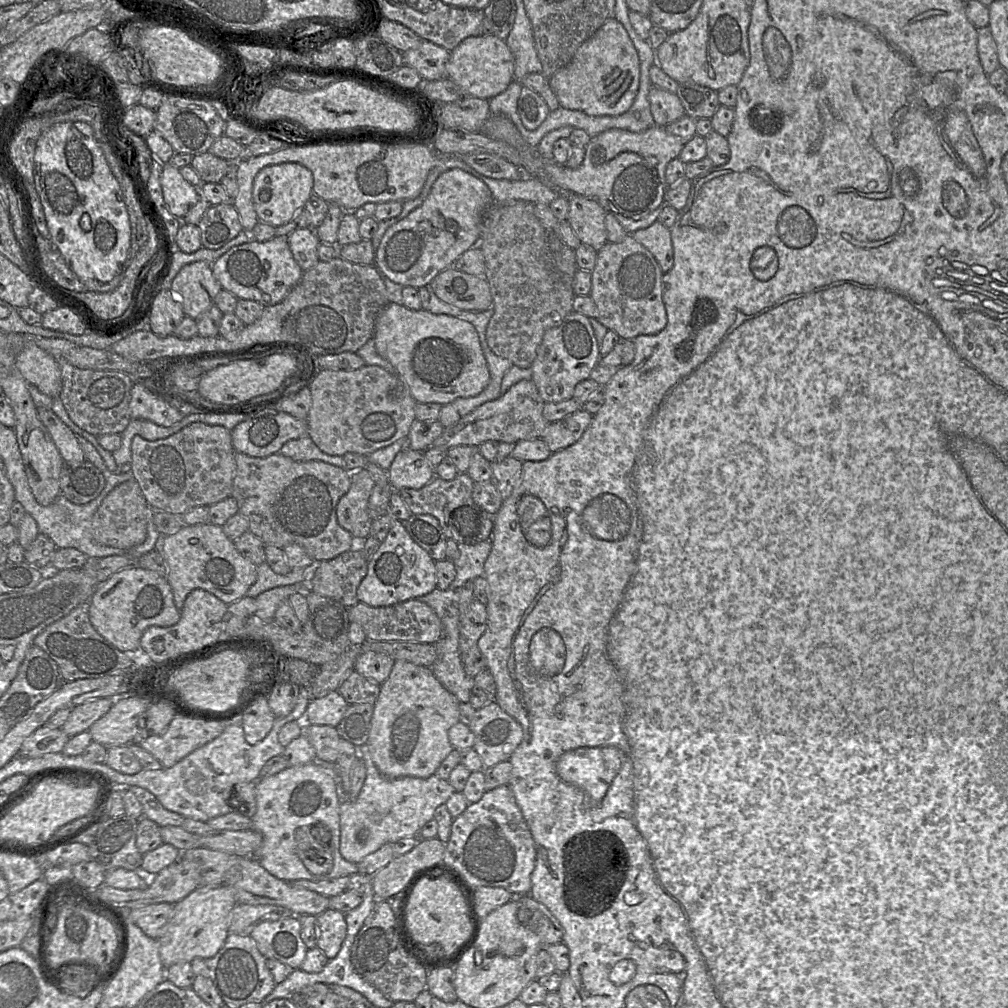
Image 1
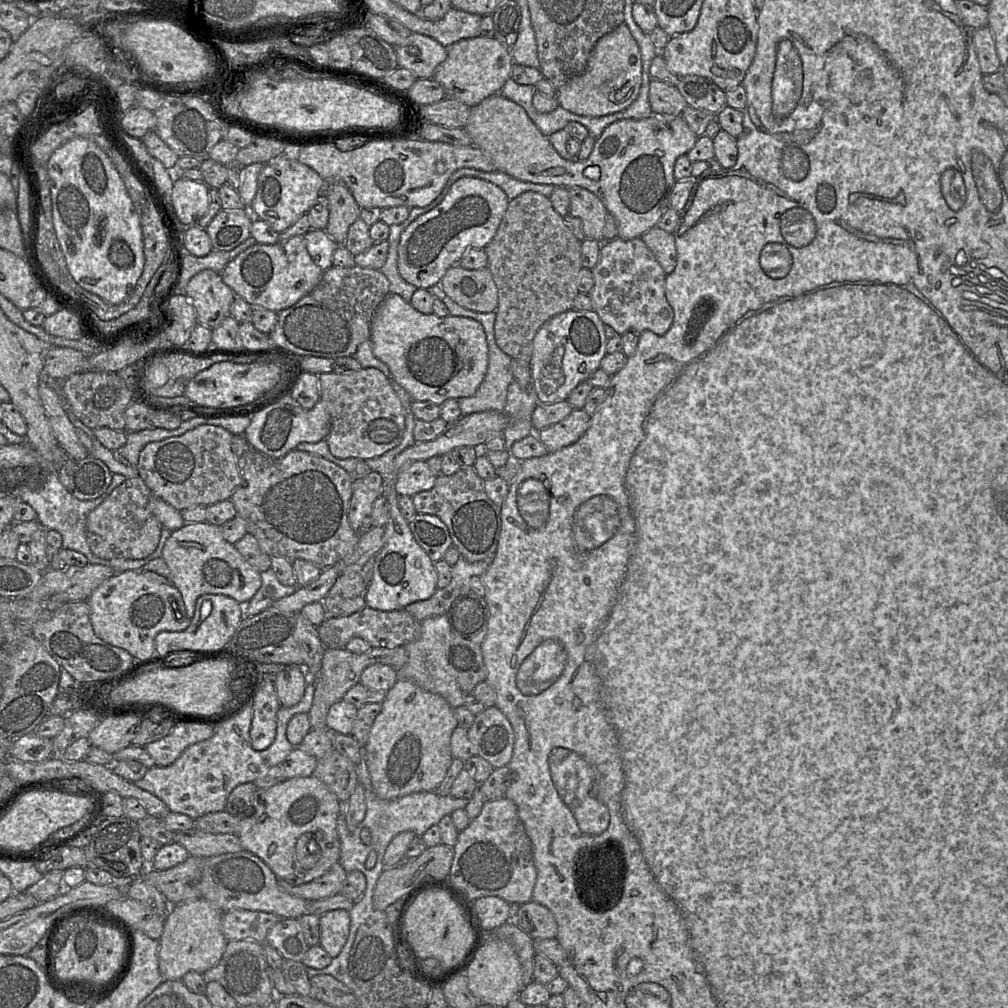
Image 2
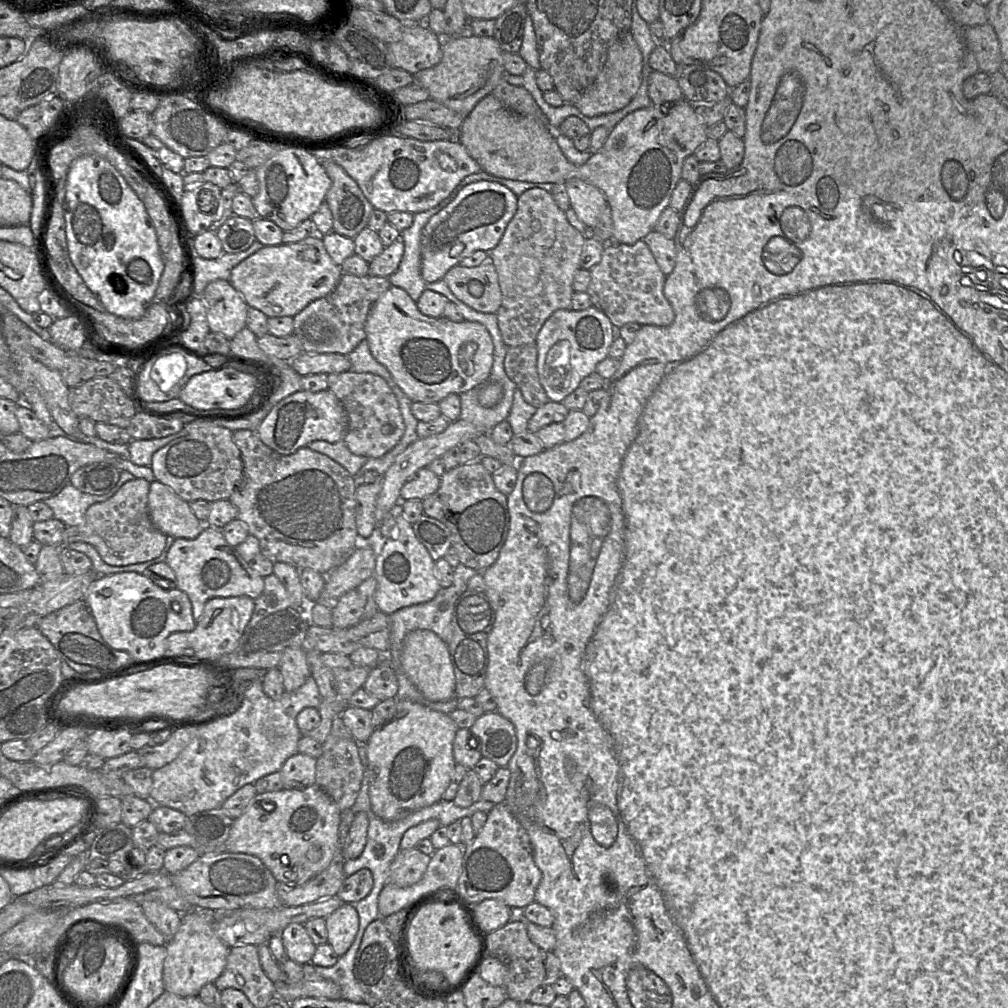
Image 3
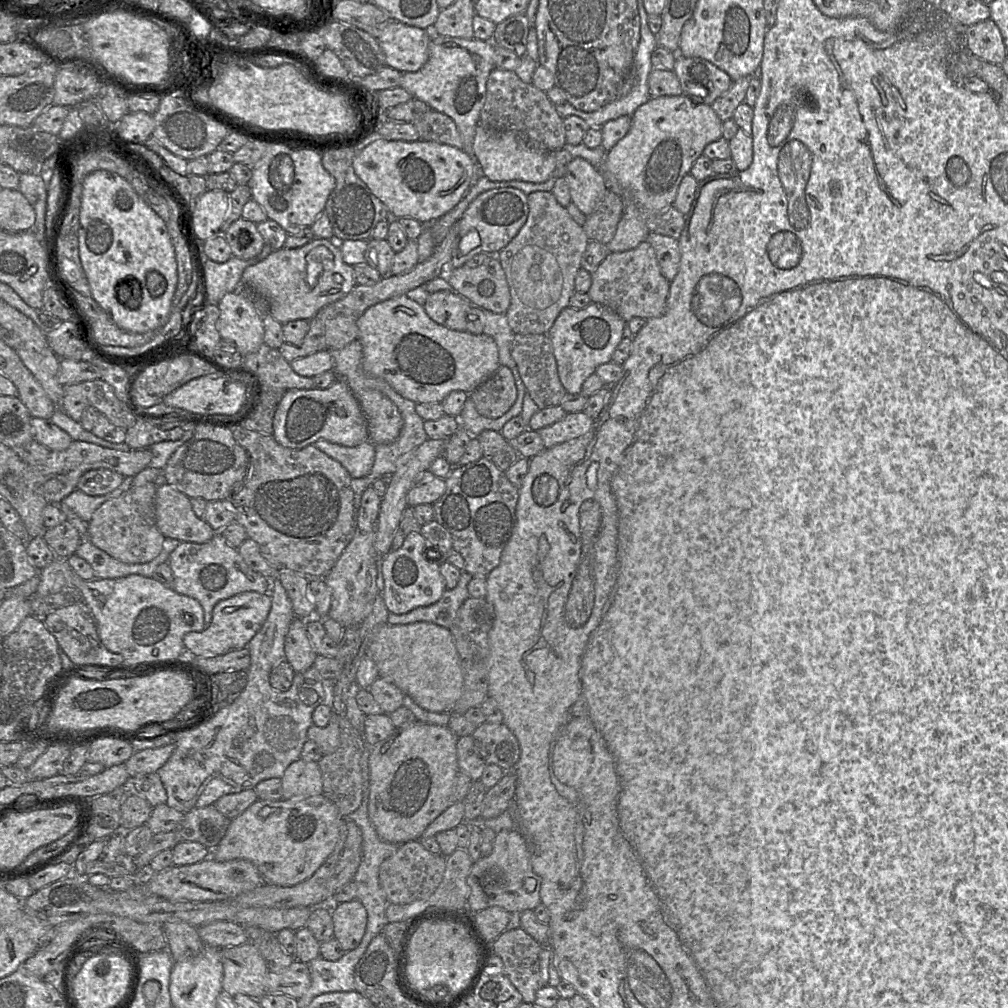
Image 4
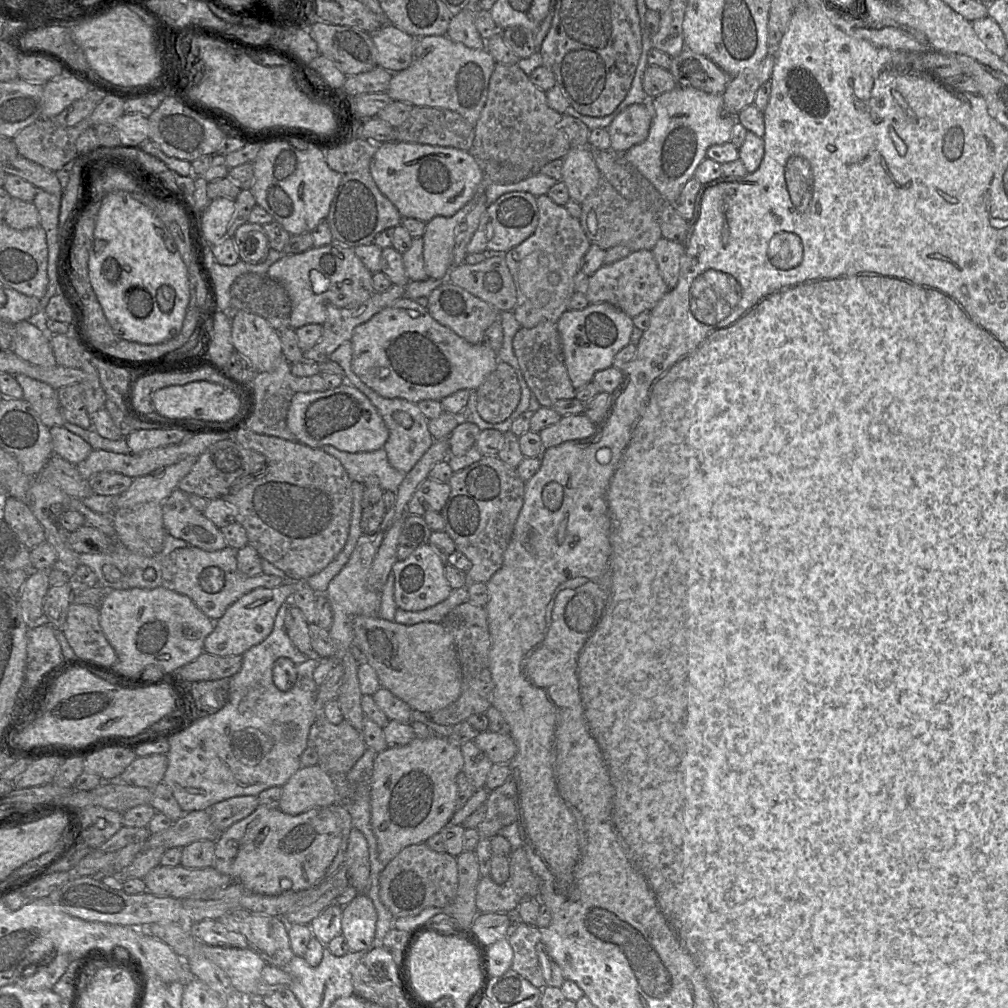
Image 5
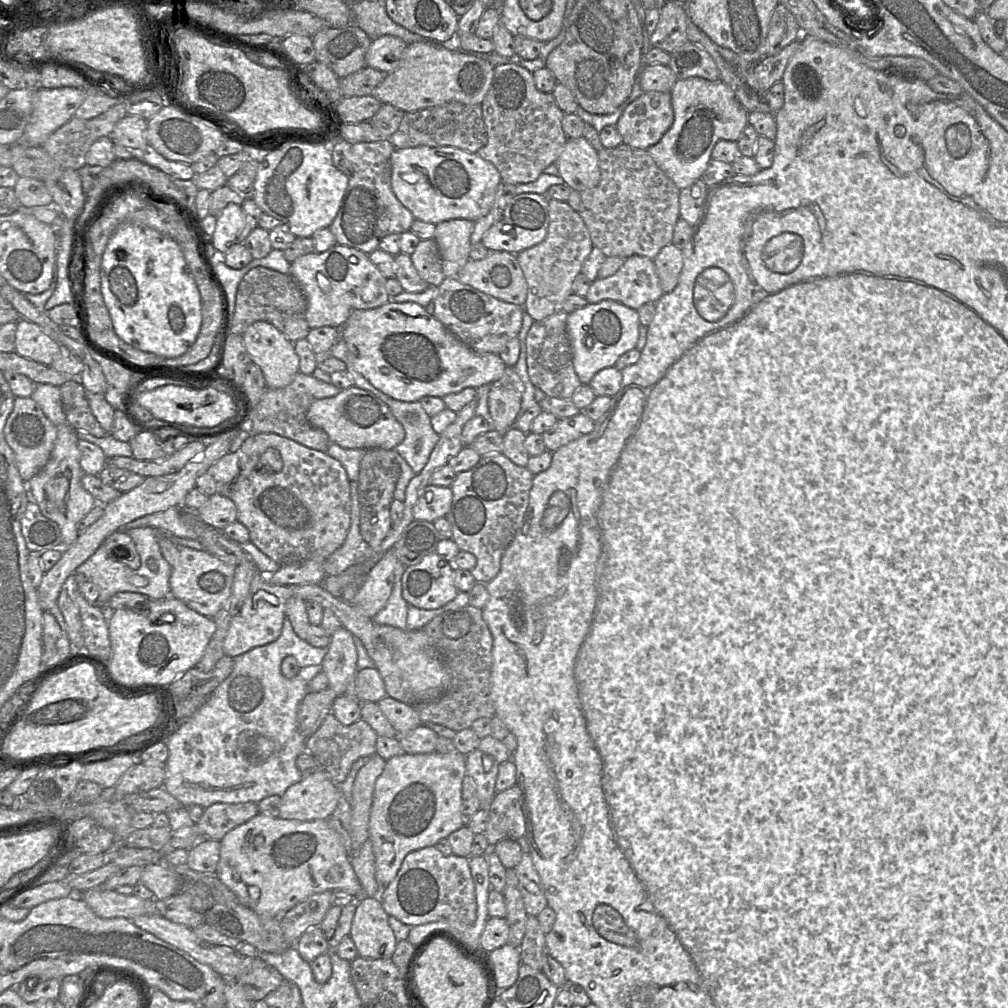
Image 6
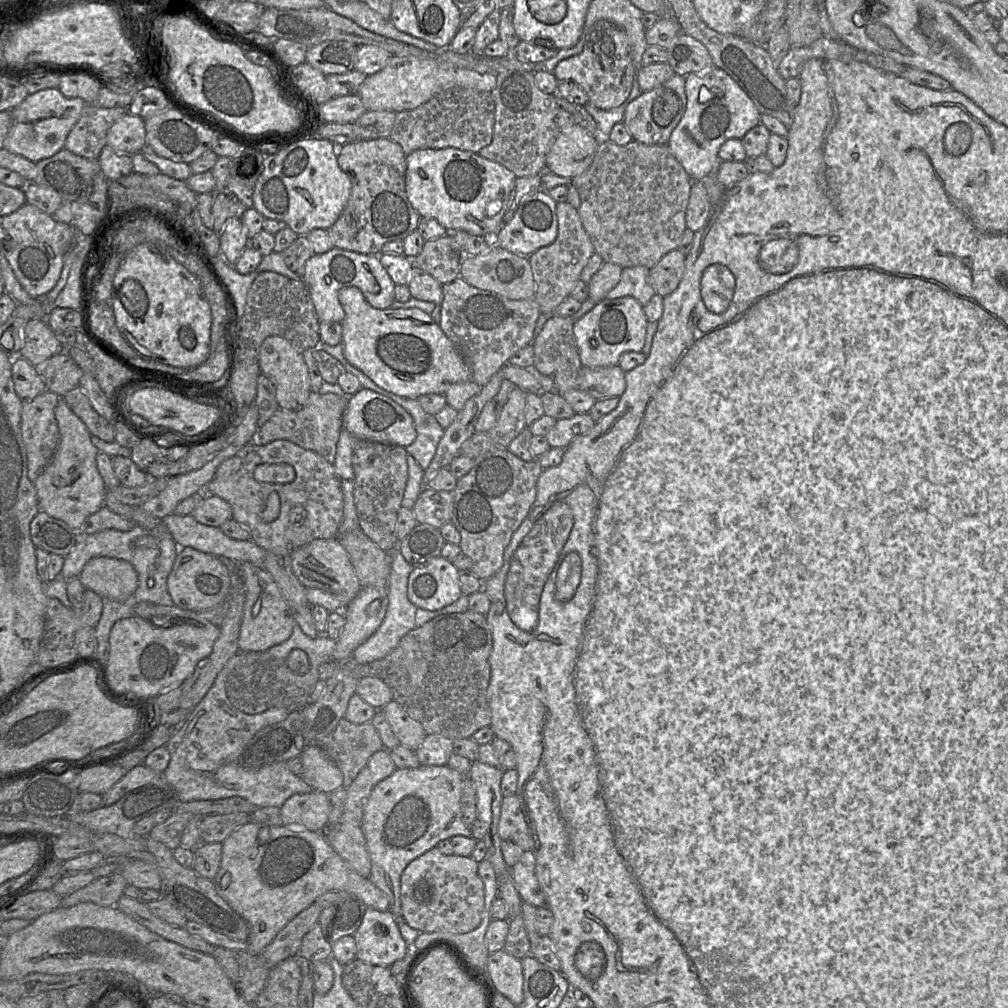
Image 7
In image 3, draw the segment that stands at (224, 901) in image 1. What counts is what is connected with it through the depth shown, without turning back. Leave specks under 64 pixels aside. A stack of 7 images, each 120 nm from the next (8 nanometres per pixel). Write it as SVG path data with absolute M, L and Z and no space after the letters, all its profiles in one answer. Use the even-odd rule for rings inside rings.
M191 909L182 914L177 933L165 945L163 983L166 991L181 997L198 996L204 985L214 983L223 972L230 948L214 930L214 911Z

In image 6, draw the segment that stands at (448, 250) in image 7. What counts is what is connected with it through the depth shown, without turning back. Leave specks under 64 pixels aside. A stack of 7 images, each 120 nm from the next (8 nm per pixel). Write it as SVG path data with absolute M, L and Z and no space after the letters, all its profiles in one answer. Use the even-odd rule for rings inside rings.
M434 239L420 240L415 251L410 255L419 276L429 286L439 286L446 278L437 243Z

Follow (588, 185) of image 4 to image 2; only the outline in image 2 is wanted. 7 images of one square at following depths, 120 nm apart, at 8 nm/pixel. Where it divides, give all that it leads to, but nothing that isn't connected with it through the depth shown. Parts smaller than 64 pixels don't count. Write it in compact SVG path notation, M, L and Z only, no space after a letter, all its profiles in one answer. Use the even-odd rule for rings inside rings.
M572 187L567 189L569 189L570 195L569 214L580 221L586 239L603 243L603 229L608 213L604 203L585 188Z

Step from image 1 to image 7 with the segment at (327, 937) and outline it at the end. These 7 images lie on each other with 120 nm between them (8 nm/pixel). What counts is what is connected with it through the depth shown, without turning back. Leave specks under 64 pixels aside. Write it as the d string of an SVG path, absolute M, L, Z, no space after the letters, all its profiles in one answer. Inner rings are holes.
M368 907L353 936L357 946L356 958L368 964L390 967L408 951L397 919L390 911Z

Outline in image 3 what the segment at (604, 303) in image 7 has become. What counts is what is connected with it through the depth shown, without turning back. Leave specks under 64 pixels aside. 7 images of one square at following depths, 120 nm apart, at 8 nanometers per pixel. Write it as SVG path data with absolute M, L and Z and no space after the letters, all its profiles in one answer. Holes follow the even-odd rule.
M596 307L580 311L555 311L545 321L536 338L537 371L549 401L562 402L586 376L596 372L597 364L608 356L613 340L613 324Z

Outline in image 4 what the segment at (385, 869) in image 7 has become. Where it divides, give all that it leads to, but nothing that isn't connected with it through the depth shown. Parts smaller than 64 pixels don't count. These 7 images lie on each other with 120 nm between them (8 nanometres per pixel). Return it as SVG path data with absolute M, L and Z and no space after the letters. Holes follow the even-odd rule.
M416 721L409 726L397 728L389 738L371 746L368 815L381 840L392 844L420 840L428 825L453 805L454 782L459 770L457 740L458 737L448 726Z

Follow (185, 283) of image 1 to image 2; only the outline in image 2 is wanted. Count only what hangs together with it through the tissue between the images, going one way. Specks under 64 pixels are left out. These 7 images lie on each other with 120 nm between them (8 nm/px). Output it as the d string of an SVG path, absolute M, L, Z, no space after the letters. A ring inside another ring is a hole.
M203 270L193 276L185 287L185 296L196 311L198 324L213 330L230 316L236 298L220 273Z

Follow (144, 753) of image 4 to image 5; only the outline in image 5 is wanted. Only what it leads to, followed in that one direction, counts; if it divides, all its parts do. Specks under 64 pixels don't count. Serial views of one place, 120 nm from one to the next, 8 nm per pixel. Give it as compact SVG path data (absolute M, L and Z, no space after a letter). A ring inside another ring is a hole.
M166 754L137 757L120 775L119 781L131 786L153 789L163 781L167 765Z

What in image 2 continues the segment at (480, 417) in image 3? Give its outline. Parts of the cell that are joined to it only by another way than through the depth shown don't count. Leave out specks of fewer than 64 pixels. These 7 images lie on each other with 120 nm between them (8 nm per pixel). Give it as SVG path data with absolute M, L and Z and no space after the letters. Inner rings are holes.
M436 284L427 289L434 297L440 299L448 308L450 315L452 316L461 316L474 319L482 324L488 345L488 368L485 375L484 380L480 384L476 393L470 397L463 397L458 399L459 407L462 415L468 415L476 412L484 412L484 411L499 411L503 412L506 399L507 399L507 391L508 387L512 381L514 381L514 377L511 371L512 359L509 355L504 353L496 343L495 340L495 332L494 332L494 323L496 318L495 312L489 313L479 313L476 311L468 310L466 308L461 307L457 303L455 303L450 297L446 295L446 293L442 290L439 284Z

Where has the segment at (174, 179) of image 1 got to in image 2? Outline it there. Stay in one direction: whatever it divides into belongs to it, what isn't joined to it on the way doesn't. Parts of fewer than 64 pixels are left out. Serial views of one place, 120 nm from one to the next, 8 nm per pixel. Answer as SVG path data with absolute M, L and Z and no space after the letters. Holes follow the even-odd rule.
M180 176L175 177L171 192L171 204L179 222L184 226L195 226L209 207L210 188Z

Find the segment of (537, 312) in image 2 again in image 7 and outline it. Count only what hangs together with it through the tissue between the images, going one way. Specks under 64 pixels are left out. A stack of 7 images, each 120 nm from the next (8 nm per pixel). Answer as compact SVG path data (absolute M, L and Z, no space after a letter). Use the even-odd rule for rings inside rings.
M568 201L559 202L556 204L556 214L558 230L555 241L539 248L528 257L535 282L534 299L542 315L554 315L557 306L570 296L576 283L581 280L582 270L595 252L576 208Z

